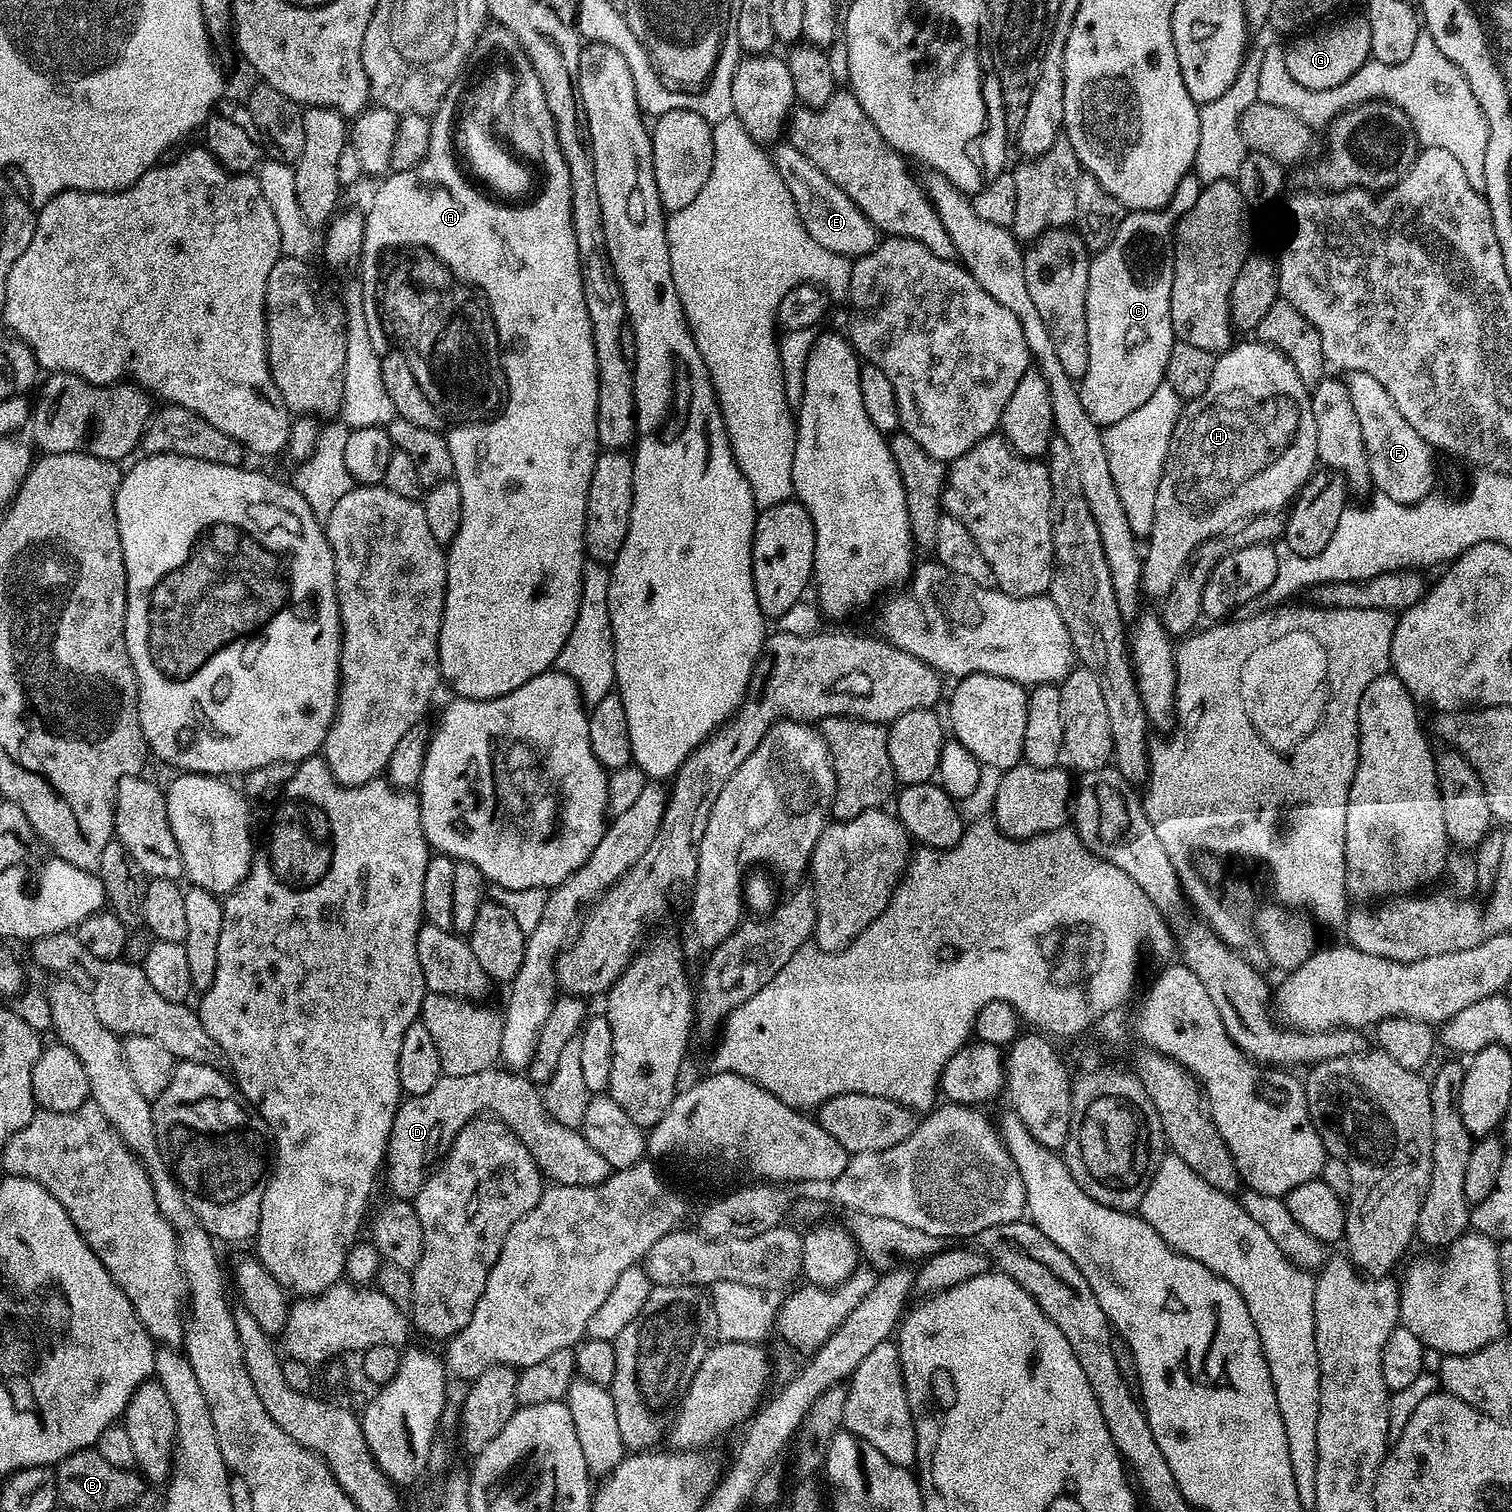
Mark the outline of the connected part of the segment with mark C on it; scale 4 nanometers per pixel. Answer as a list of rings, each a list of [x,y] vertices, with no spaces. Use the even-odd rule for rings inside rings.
[[[1189,174],[1184,176],[1182,182],[1178,182],[1176,193],[1172,195],[1172,201],[1168,203],[1167,210],[1159,212],[1129,211],[1125,215],[1124,221],[1118,226],[1114,238],[1110,238],[1107,246],[1101,252],[1095,253],[1091,257],[1088,266],[1088,293],[1086,294],[1086,338],[1090,346],[1090,366],[1086,366],[1086,374],[1084,379],[1079,381],[1078,387],[1080,397],[1082,398],[1082,406],[1086,406],[1086,414],[1090,414],[1090,418],[1094,418],[1094,422],[1098,425],[1107,426],[1114,422],[1122,422],[1122,418],[1126,418],[1126,414],[1134,414],[1134,410],[1138,410],[1138,406],[1142,406],[1142,402],[1146,402],[1150,398],[1150,394],[1154,394],[1154,390],[1158,390],[1158,386],[1165,383],[1164,371],[1166,370],[1166,362],[1170,362],[1170,350],[1174,343],[1172,323],[1170,322],[1174,229],[1178,223],[1178,218],[1183,216],[1185,212],[1188,212],[1190,206],[1194,206],[1194,202],[1198,202],[1198,194],[1201,187],[1200,179],[1196,175]]]

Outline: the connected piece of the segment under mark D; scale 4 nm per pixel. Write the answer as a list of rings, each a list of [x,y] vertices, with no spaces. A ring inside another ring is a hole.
[[[493,1066],[487,1068],[486,1070],[478,1070],[478,1074],[462,1074],[461,1076],[445,1076],[441,1075],[438,1082],[434,1082],[434,1086],[430,1086],[430,1090],[426,1090],[426,1094],[421,1096],[408,1096],[407,1099],[401,1103],[400,1107],[396,1109],[396,1117],[394,1118],[394,1126],[390,1130],[390,1138],[388,1139],[388,1151],[386,1153],[386,1176],[388,1172],[388,1186],[392,1190],[391,1195],[398,1200],[407,1200],[409,1202],[415,1201],[418,1190],[422,1190],[426,1179],[426,1171],[424,1172],[424,1167],[427,1164],[435,1165],[437,1161],[441,1159],[447,1153],[448,1149],[452,1147],[452,1140],[459,1134],[466,1125],[468,1125],[472,1120],[483,1117],[487,1114],[489,1117],[501,1120],[515,1136],[517,1136],[520,1141],[526,1146],[526,1150],[530,1150],[530,1154],[534,1158],[534,1162],[540,1168],[541,1173],[545,1177],[548,1176],[552,1179],[551,1183],[553,1185],[565,1184],[566,1186],[586,1186],[587,1188],[594,1188],[596,1185],[600,1184],[603,1180],[607,1179],[608,1176],[612,1175],[614,1169],[608,1165],[606,1158],[602,1158],[602,1154],[598,1154],[598,1150],[594,1150],[594,1146],[590,1146],[590,1142],[586,1142],[583,1131],[568,1128],[562,1122],[553,1120],[552,1116],[546,1110],[544,1105],[544,1098],[541,1089],[537,1085],[533,1084],[531,1080],[528,1079],[527,1075],[511,1071],[503,1066]]]

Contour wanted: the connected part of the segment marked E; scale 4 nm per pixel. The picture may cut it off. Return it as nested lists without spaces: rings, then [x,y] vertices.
[[[780,142],[771,149],[772,163],[778,174],[782,174],[782,182],[786,182],[786,190],[790,190],[790,198],[794,198],[794,206],[798,206],[798,218],[802,218],[802,226],[818,242],[818,246],[826,246],[826,250],[834,250],[834,254],[842,254],[849,258],[865,256],[878,243],[878,229],[868,220],[856,203],[842,191],[804,152],[798,151],[787,142]]]

